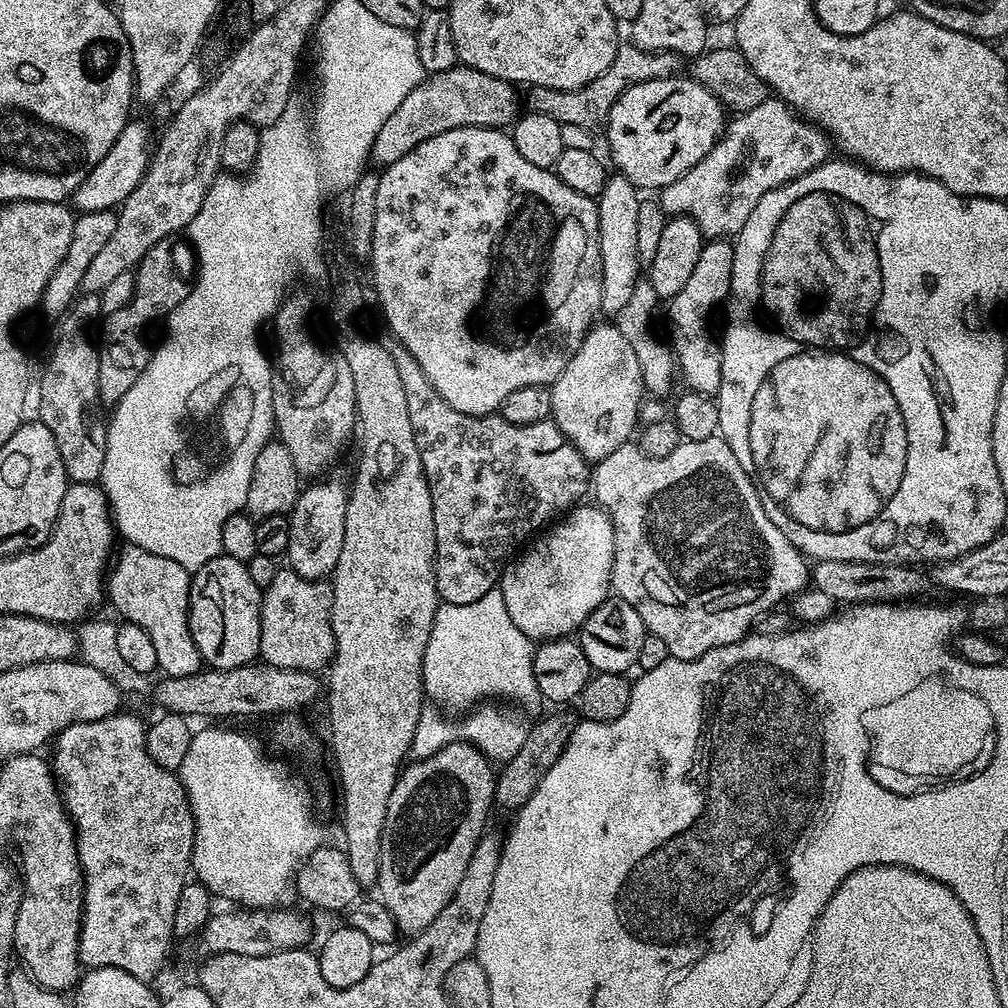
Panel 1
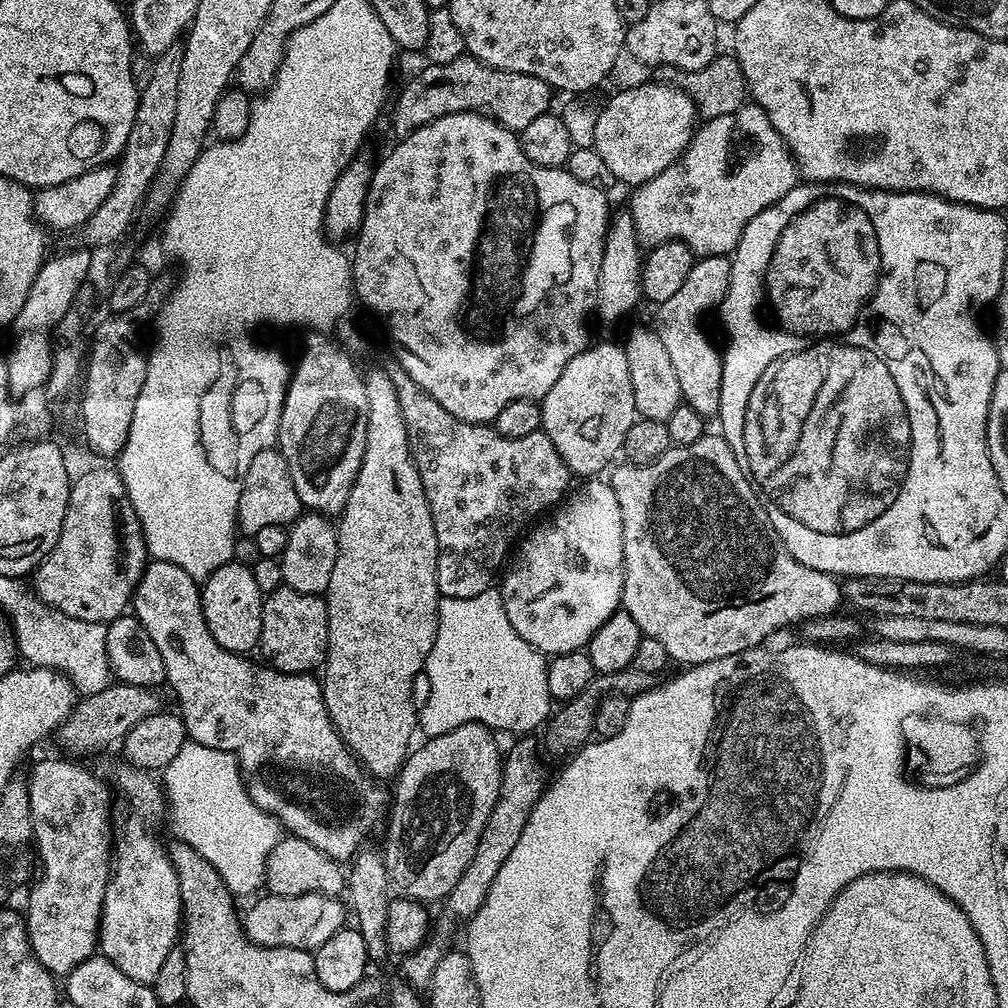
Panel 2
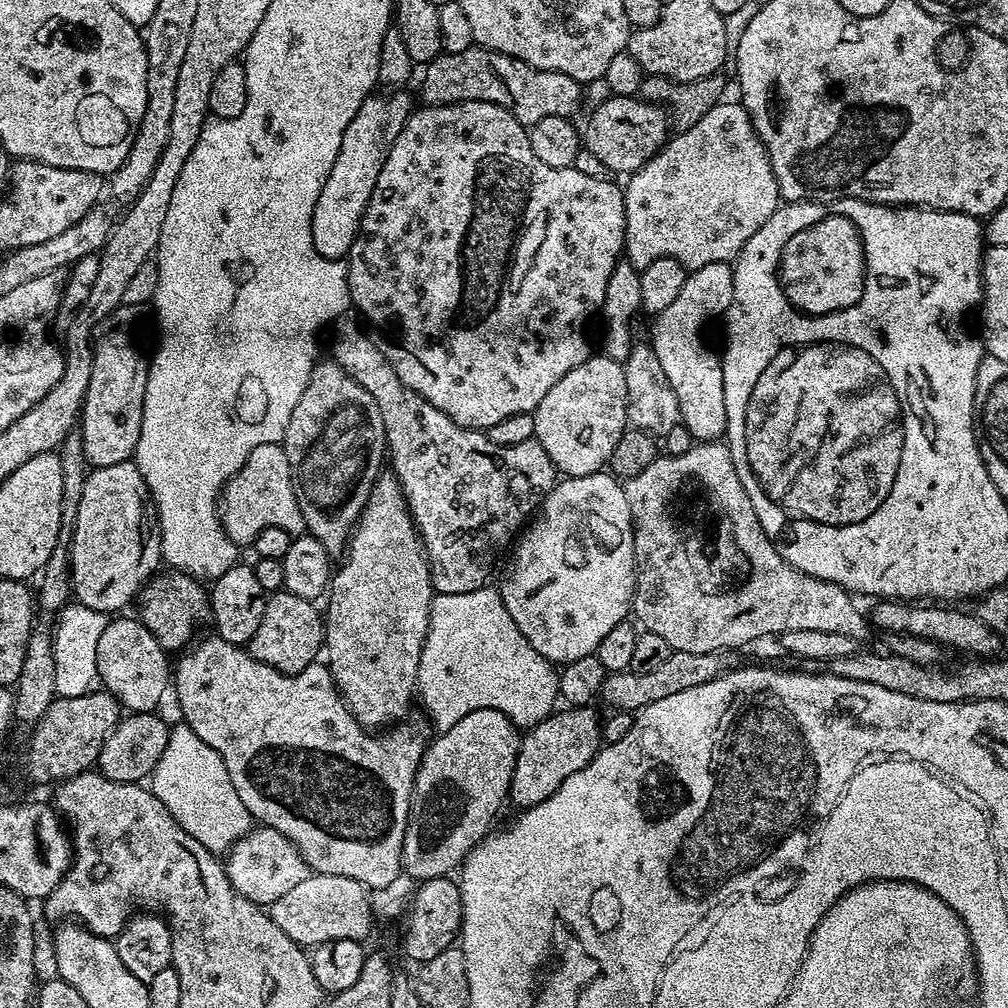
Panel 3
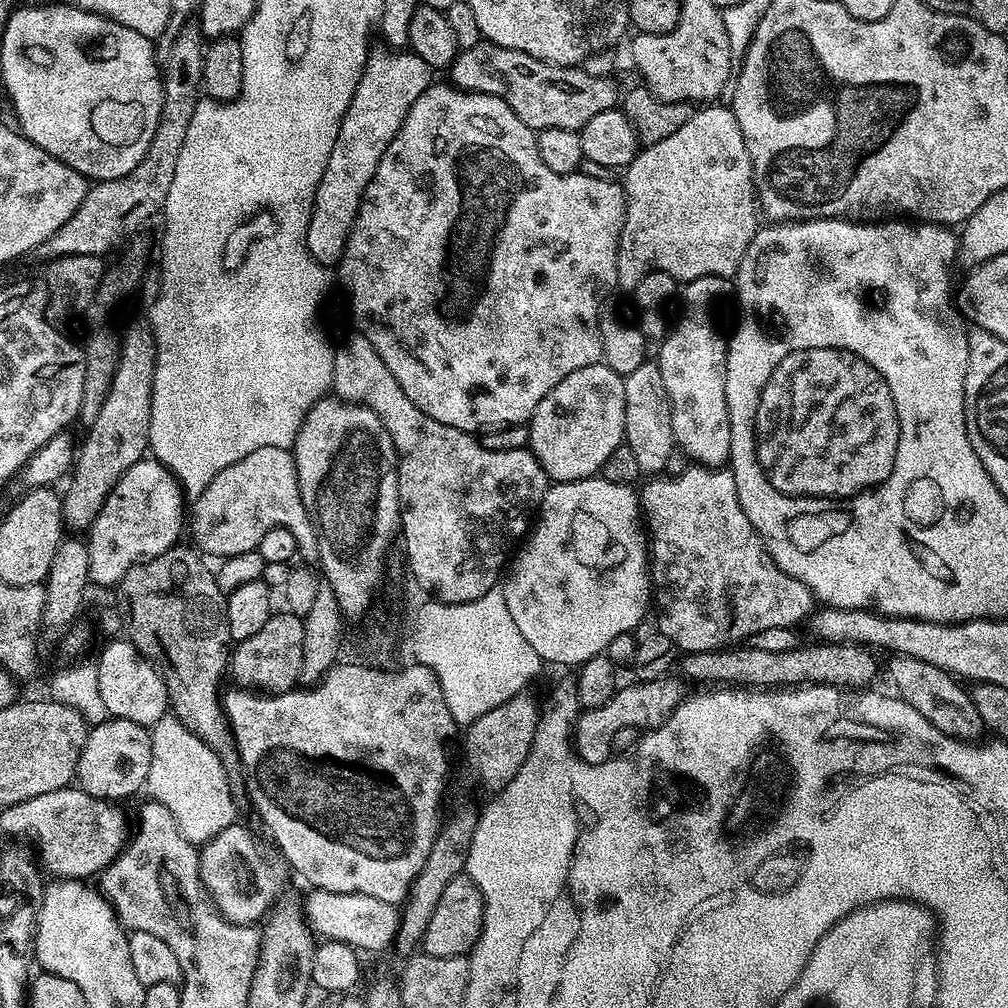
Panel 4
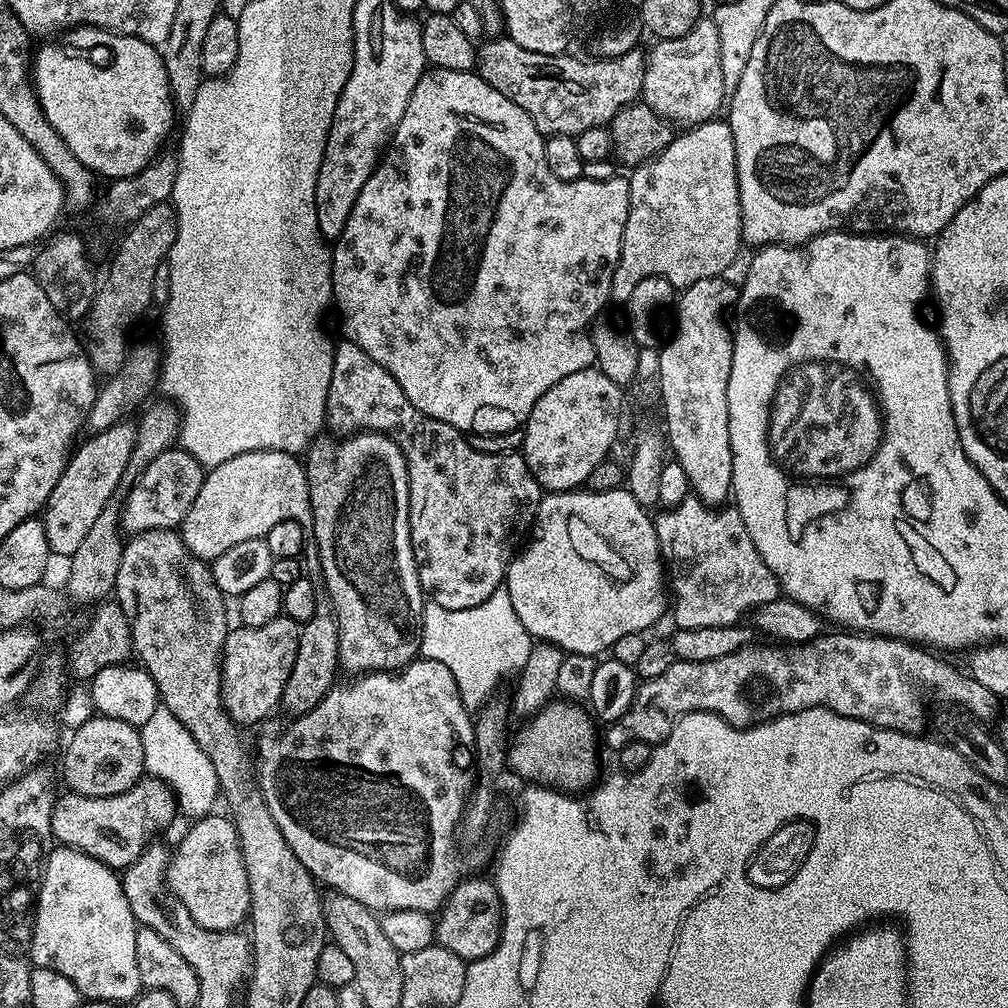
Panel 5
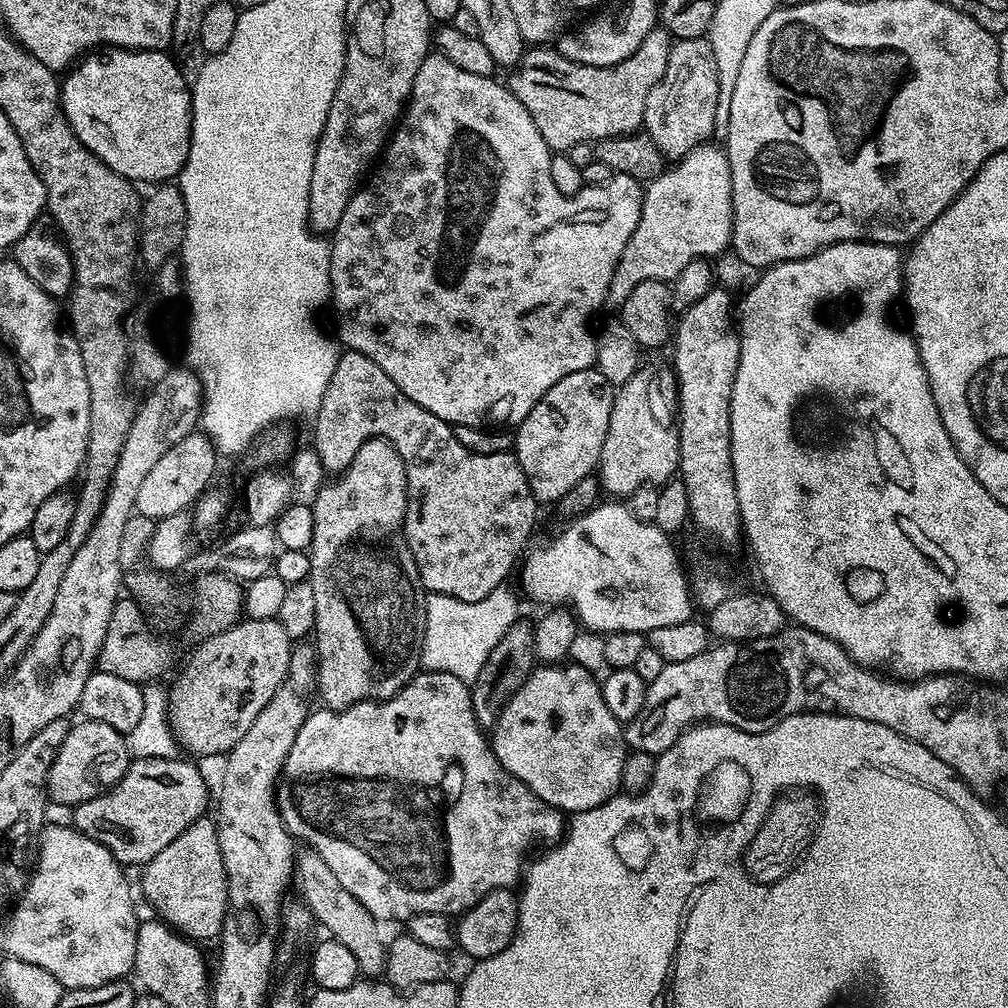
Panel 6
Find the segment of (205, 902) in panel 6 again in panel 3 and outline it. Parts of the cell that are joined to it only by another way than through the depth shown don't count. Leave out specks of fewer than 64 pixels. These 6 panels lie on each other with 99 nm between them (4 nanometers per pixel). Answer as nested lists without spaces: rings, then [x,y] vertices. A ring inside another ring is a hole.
[[[263,826],[253,827],[237,844],[233,844],[226,853],[223,865],[234,890],[261,906],[271,906],[278,898],[282,898],[282,894],[288,893],[292,887],[298,886],[298,882],[310,875],[308,864],[302,858],[298,846],[294,846],[294,842],[286,838],[286,834],[278,834],[278,830]]]

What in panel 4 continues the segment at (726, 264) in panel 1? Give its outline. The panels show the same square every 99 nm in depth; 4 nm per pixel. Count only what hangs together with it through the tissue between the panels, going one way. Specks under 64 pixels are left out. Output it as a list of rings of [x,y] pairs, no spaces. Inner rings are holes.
[[[703,276],[687,281],[682,288],[684,309],[676,325],[673,328],[671,325],[670,331],[658,344],[658,363],[666,394],[670,398],[676,448],[685,452],[689,461],[704,464],[708,468],[727,465],[732,454],[730,414],[726,402],[728,346],[712,321],[712,307],[727,288],[729,291],[730,284],[723,276]]]

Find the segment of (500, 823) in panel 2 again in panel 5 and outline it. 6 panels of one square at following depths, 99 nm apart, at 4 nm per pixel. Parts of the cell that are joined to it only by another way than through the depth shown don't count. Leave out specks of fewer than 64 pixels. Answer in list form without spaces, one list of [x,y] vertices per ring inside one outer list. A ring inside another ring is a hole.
[[[836,630],[836,633],[833,636],[828,636],[829,634],[821,634],[816,637],[815,640],[811,640],[809,644],[797,644],[792,647],[788,646],[772,646],[776,648],[756,648],[757,646],[749,646],[747,648],[739,648],[734,654],[726,654],[726,658],[714,658],[714,662],[686,662],[685,660],[677,660],[675,659],[673,664],[670,666],[668,670],[663,671],[658,678],[654,678],[653,680],[643,681],[636,689],[636,697],[634,698],[634,702],[630,706],[630,710],[627,714],[623,716],[622,719],[617,720],[614,725],[614,731],[617,732],[621,737],[619,738],[621,741],[627,742],[629,740],[641,740],[642,742],[646,742],[647,744],[651,744],[653,746],[660,743],[661,740],[664,740],[670,734],[670,730],[672,729],[673,724],[676,723],[679,717],[685,716],[687,712],[712,712],[715,716],[720,716],[726,723],[733,724],[735,728],[751,728],[754,724],[763,724],[766,720],[772,720],[775,716],[784,716],[788,712],[801,712],[802,710],[806,710],[807,708],[829,708],[831,712],[836,712],[839,716],[845,716],[846,718],[850,718],[851,720],[865,720],[866,723],[874,725],[876,728],[889,728],[890,730],[894,730],[895,732],[911,732],[913,734],[920,734],[925,731],[924,729],[924,700],[920,697],[920,692],[916,689],[916,684],[920,688],[925,688],[928,692],[933,692],[936,696],[942,696],[946,700],[957,700],[958,703],[961,704],[962,707],[965,708],[965,713],[971,714],[975,719],[981,722],[988,722],[988,719],[991,718],[992,715],[996,712],[996,704],[998,705],[998,698],[993,694],[990,690],[986,690],[986,686],[982,686],[982,682],[978,682],[969,674],[967,671],[959,672],[958,669],[955,668],[952,664],[947,664],[944,660],[939,660],[939,655],[933,654],[931,651],[925,650],[923,647],[917,646],[907,640],[894,640],[887,636],[873,636],[871,634],[853,634],[848,630]]]

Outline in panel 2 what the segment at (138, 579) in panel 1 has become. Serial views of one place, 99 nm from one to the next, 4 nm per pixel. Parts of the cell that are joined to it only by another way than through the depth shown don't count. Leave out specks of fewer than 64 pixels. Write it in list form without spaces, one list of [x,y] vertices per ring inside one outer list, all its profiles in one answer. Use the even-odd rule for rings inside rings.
[[[152,560],[145,567],[144,573],[140,575],[140,581],[136,583],[136,590],[132,594],[130,605],[136,621],[144,627],[146,634],[150,634],[150,638],[154,638],[154,646],[158,646],[158,654],[162,654],[164,679],[167,687],[172,687],[172,692],[176,695],[177,702],[180,703],[178,715],[180,721],[184,724],[187,739],[198,742],[202,746],[210,746],[214,750],[231,752],[240,765],[240,777],[244,783],[244,789],[247,790],[250,798],[261,810],[276,817],[291,835],[310,842],[310,846],[318,846],[318,850],[322,850],[322,854],[326,854],[330,858],[341,862],[351,861],[352,857],[360,851],[362,845],[365,843],[364,835],[367,832],[374,831],[376,823],[379,820],[381,823],[385,819],[386,809],[390,804],[389,793],[387,791],[384,793],[376,785],[379,783],[365,772],[360,761],[349,752],[348,747],[342,742],[340,735],[336,733],[336,729],[332,727],[332,719],[324,705],[324,689],[321,681],[317,677],[315,680],[315,675],[307,672],[277,672],[271,666],[263,666],[264,668],[260,669],[252,668],[252,664],[248,661],[248,658],[235,652],[227,652],[225,648],[220,648],[218,642],[214,642],[214,638],[204,621],[202,606],[200,605],[200,589],[201,585],[193,576],[186,574],[186,570],[182,570],[182,566],[174,566],[174,562]]]

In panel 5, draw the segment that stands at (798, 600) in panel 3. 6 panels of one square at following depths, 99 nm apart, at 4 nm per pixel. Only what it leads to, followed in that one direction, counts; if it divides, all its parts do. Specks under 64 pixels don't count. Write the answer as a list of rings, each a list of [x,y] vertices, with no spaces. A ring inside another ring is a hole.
[[[689,494],[678,506],[665,508],[655,517],[660,559],[664,561],[667,583],[670,585],[670,616],[676,628],[702,629],[707,626],[730,626],[741,623],[744,615],[755,613],[766,602],[781,599],[778,578],[766,566],[758,546],[754,546],[742,522],[740,512],[734,506],[704,504],[696,495]]]

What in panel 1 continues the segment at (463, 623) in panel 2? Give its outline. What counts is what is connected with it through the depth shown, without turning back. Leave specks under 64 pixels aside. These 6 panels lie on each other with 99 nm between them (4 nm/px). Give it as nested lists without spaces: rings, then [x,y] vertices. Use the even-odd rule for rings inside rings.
[[[499,587],[491,588],[478,602],[465,604],[441,603],[436,609],[436,617],[430,630],[430,642],[426,642],[424,651],[424,687],[423,695],[428,696],[433,705],[441,709],[471,709],[481,702],[513,700],[524,708],[532,708],[541,703],[538,682],[534,682],[534,654],[537,645],[510,618],[510,610],[506,610],[506,602],[502,598]]]

